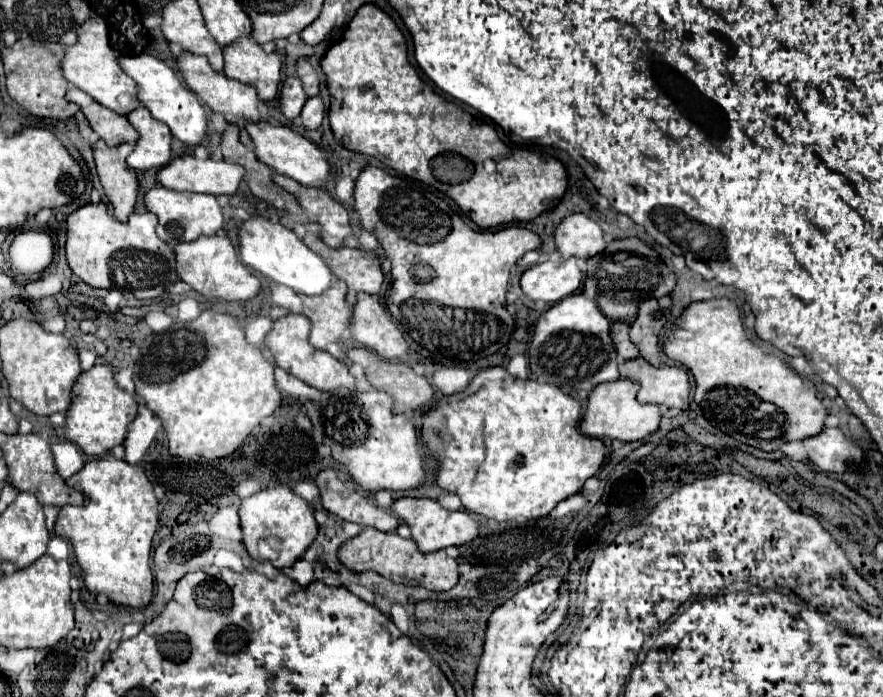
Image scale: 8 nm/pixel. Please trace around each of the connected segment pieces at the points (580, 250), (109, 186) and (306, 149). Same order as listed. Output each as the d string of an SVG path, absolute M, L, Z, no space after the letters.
M571 214L555 230L555 244L563 258L591 258L603 250L603 230L585 214Z
M97 140L93 146L93 158L97 164L97 174L103 184L103 190L113 206L117 220L125 222L133 212L137 200L137 174L125 162L131 154L131 144L121 144L107 148L103 140Z
M259 120L259 122L247 122L247 132L253 140L253 154L257 156L259 162L263 162L265 166L273 168L275 172L289 176L297 182L301 182L303 186L323 186L327 176L329 176L329 164L325 162L321 150L311 144L307 138L303 138L301 134L293 132L287 126L273 126L267 120Z

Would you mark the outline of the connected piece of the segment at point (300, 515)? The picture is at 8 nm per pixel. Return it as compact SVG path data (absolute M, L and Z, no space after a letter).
M277 484L273 488L265 488L241 502L239 508L241 516L241 528L243 528L243 544L251 558L261 558L259 554L259 542L267 542L269 548L275 550L275 568L291 566L295 560L299 560L305 550L311 546L311 542L317 536L317 522L313 518L313 508L293 494L285 484Z

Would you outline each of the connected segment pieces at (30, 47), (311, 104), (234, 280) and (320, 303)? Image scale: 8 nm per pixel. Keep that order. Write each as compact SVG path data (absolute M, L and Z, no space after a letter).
M17 42L15 46L5 48L1 52L1 56L3 56L3 64L5 64L7 92L29 114L39 116L39 118L67 120L75 112L79 112L79 106L65 100L67 80L61 76L61 70L59 70L59 60L63 56L61 46L55 46L55 52L51 52L43 44L21 44L21 42Z
M319 96L315 98L309 98L303 106L303 112L301 112L301 122L305 128L309 130L315 130L321 126L321 120L323 120L323 100Z
M203 236L189 244L175 246L175 260L177 260L177 274L183 282L187 282L193 290L201 296L211 300L227 300L227 302L241 302L251 300L261 290L259 280L249 272L249 268L237 258L237 250L225 236Z
M335 280L319 296L299 294L303 314L311 320L309 342L319 350L325 350L329 342L339 342L343 338L343 332L347 332L349 328L351 306L345 302L345 292L345 282Z

